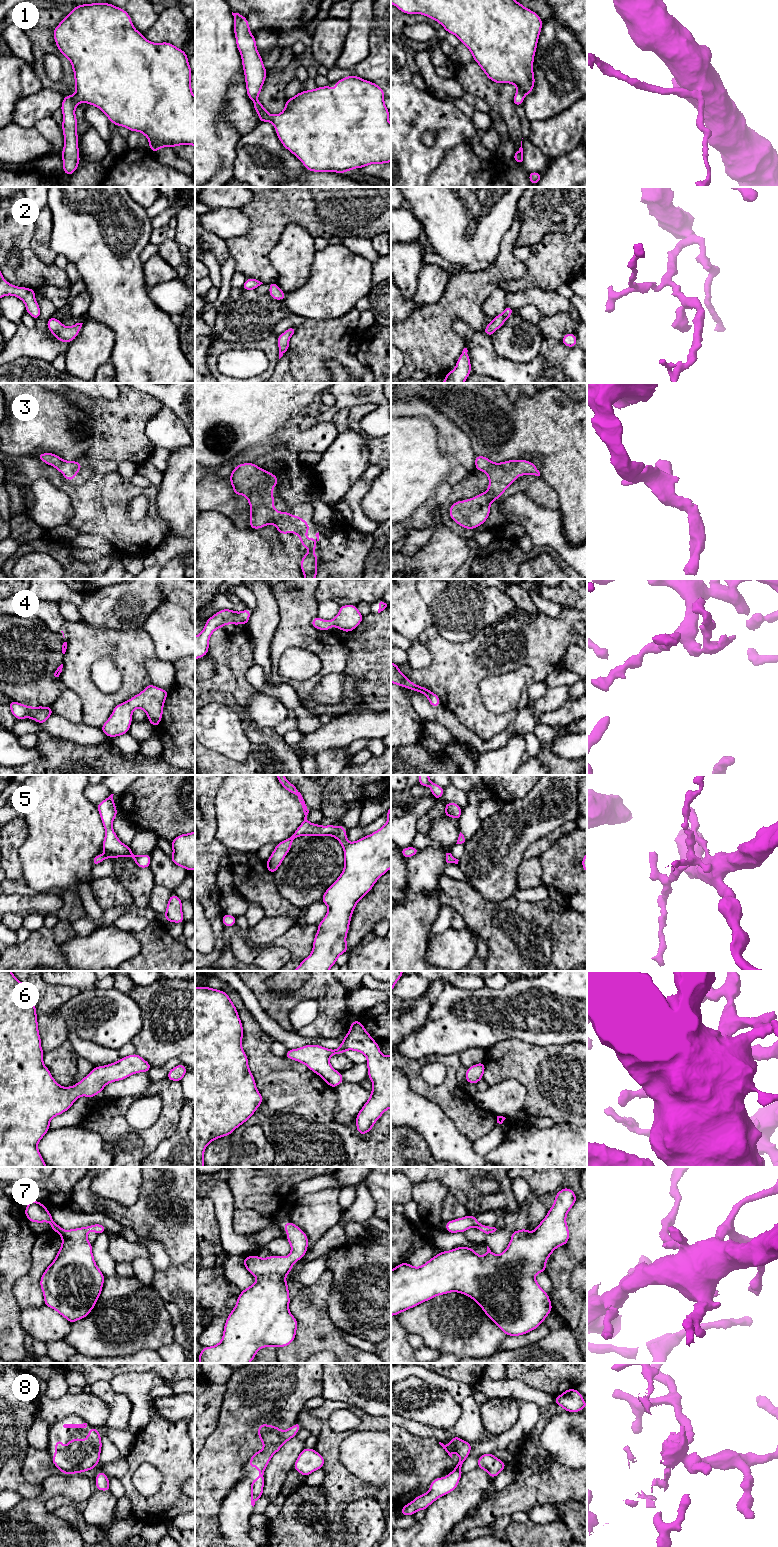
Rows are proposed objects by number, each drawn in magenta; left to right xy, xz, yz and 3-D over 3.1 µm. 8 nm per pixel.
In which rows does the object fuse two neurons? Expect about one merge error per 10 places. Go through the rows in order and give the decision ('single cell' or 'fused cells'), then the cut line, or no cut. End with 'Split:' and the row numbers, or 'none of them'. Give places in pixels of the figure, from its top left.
1: single cell | no cut
2: single cell | no cut
3: single cell | no cut
4: single cell | no cut
5: single cell | no cut
6: single cell | no cut
7: single cell | no cut
8: single cell | no cut
Split: none of them

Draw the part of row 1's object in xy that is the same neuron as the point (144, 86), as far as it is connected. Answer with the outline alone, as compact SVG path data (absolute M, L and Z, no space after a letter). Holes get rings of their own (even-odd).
M92 3L77 5L73 10L65 16L65 18L59 23L59 25L53 30L53 37L55 43L60 50L61 54L70 60L72 69L74 71L75 79L75 91L76 93L71 96L64 96L61 110L63 113L62 130L65 138L64 147L62 150L63 159L63 171L65 174L72 175L80 163L79 148L78 148L78 134L77 129L77 118L75 116L75 109L78 104L86 102L89 105L98 107L101 111L105 113L110 122L114 123L117 127L124 126L129 129L129 131L138 131L144 134L149 140L149 149L153 152L157 152L162 147L170 147L173 149L174 146L179 145L192 145L195 146L195 97L191 89L191 74L192 70L188 63L188 56L186 53L173 44L168 42L153 43L148 41L143 34L137 31L133 24L129 14L119 7L116 7L110 3Z

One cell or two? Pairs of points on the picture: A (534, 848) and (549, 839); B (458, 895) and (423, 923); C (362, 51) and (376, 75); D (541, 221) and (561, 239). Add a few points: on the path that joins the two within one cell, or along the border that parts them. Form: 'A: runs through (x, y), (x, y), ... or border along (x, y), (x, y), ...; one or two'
A: runs through (538, 848), (545, 843); one
B: border along (438, 882), (439, 902), (442, 905); two
C: border along (370, 45), (370, 53), (352, 69); two
D: border along (575, 225), (569, 232), (547, 232), (533, 245); two

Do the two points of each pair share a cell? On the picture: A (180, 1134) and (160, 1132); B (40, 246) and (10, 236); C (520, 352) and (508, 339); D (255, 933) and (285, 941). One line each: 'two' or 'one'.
A: two
B: two
C: one
D: two

